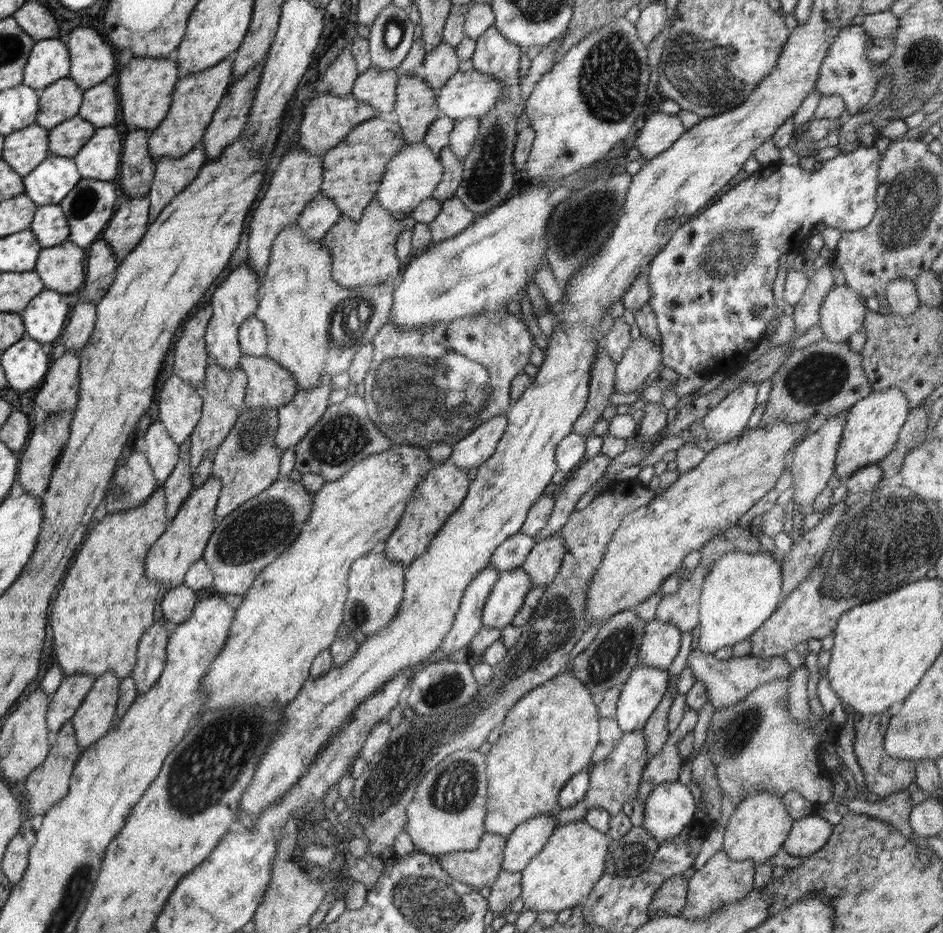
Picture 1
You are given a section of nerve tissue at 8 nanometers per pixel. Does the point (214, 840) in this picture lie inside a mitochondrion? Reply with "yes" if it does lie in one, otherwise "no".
no

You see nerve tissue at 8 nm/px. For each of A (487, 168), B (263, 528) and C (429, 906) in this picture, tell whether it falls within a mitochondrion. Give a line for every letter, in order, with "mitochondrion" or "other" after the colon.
A: mitochondrion
B: mitochondrion
C: mitochondrion

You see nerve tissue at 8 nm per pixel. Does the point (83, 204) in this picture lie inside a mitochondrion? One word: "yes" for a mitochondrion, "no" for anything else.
yes

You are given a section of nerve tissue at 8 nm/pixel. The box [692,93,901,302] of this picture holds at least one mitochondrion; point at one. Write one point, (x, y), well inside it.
(735, 254)

